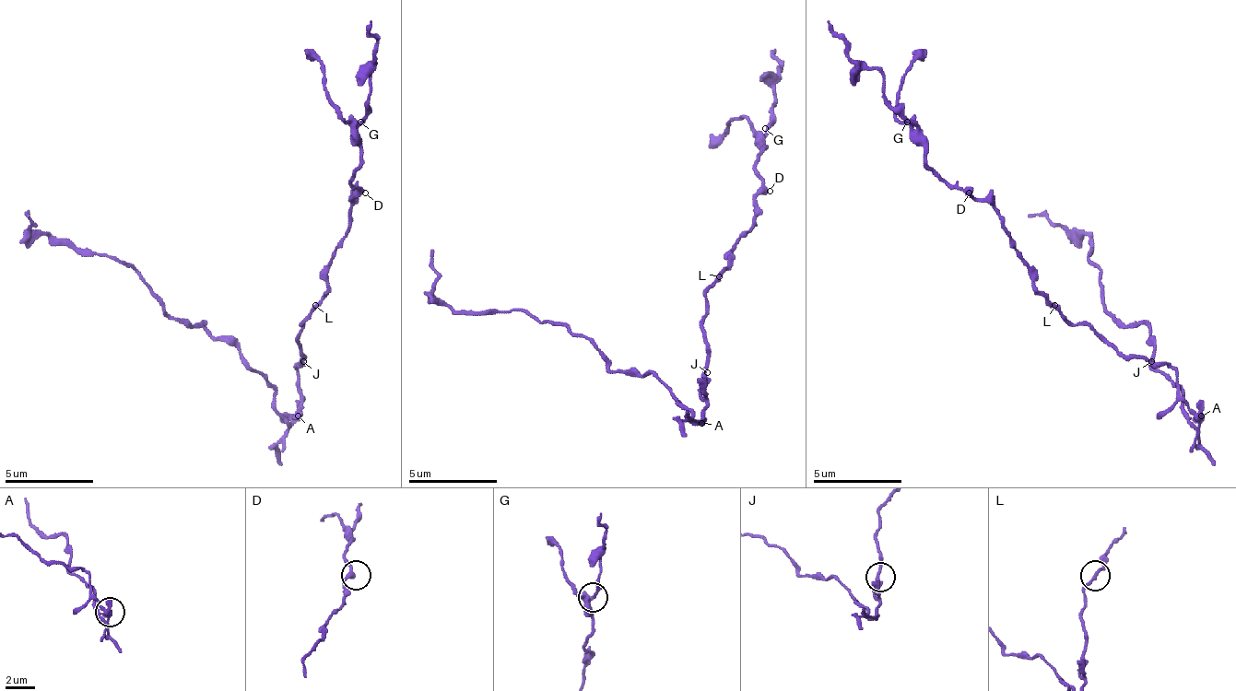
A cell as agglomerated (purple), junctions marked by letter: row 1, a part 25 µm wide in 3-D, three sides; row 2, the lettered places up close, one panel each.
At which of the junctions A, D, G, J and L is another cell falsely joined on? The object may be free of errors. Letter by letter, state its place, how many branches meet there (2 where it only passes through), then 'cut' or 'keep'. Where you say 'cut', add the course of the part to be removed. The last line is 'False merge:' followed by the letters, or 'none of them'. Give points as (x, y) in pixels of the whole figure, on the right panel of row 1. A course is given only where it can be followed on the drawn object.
A: place (1201, 415); branches 3; cut; course (1200, 415), (1183, 410), (1183, 392), (1151, 366), (1151, 331), (1120, 322), (1102, 299), (1085, 233), (1027, 215)
D: place (969, 193); branches 2; keep
G: place (907, 122); branches 3; keep
J: place (1151, 361); branches 2; keep
L: place (1054, 305); branches 2; keep
False merge: A

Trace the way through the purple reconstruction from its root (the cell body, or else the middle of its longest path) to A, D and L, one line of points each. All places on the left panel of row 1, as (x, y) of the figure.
A: (299, 366), (299, 397), (303, 402), (299, 415)
D: (299, 366), (303, 317), (329, 286), (329, 260), (347, 233), (347, 211), (365, 193)
L: (299, 366), (303, 357), (299, 348), (303, 317), (316, 304)

